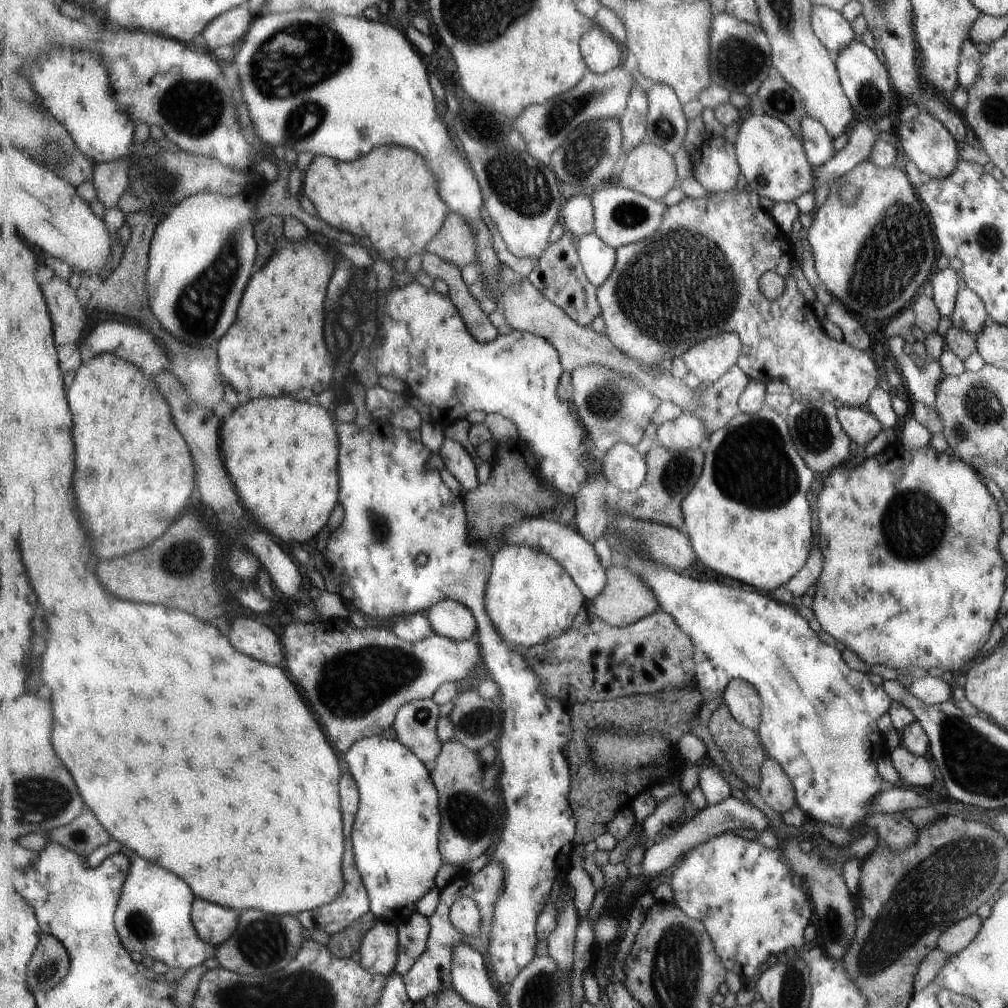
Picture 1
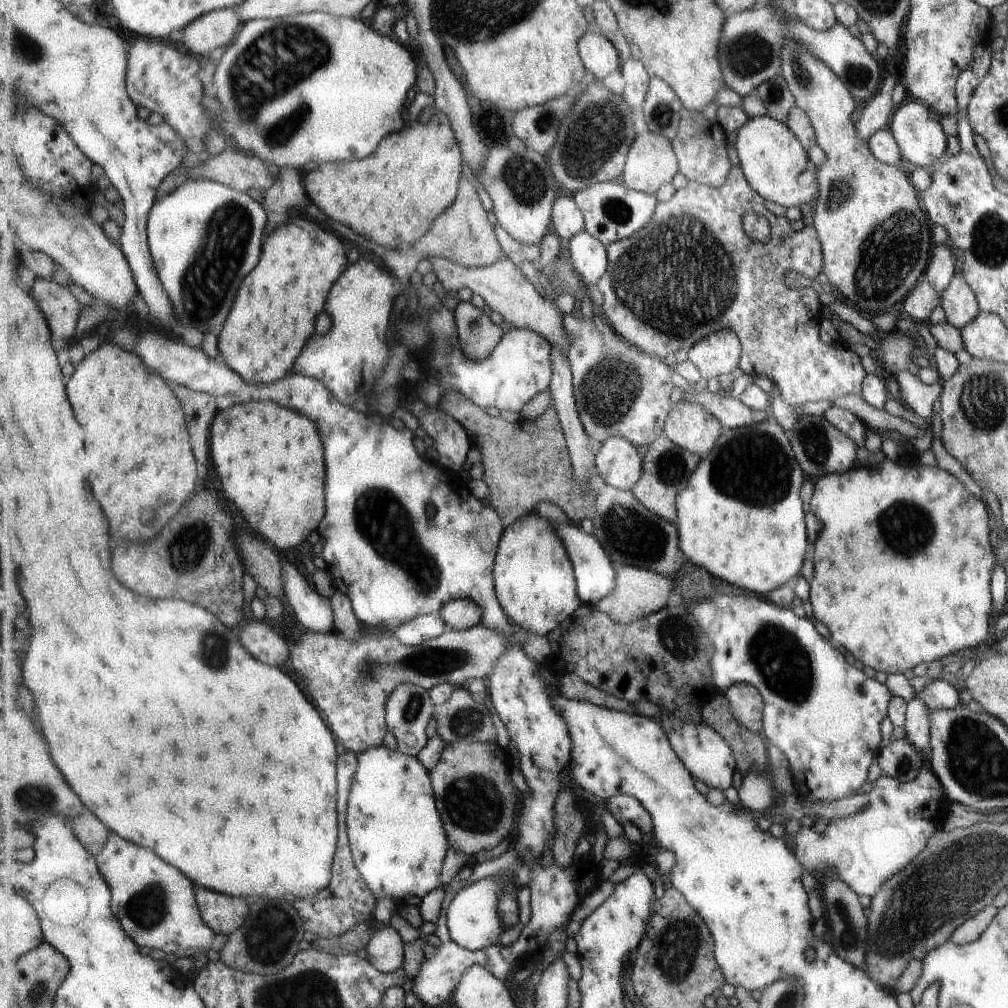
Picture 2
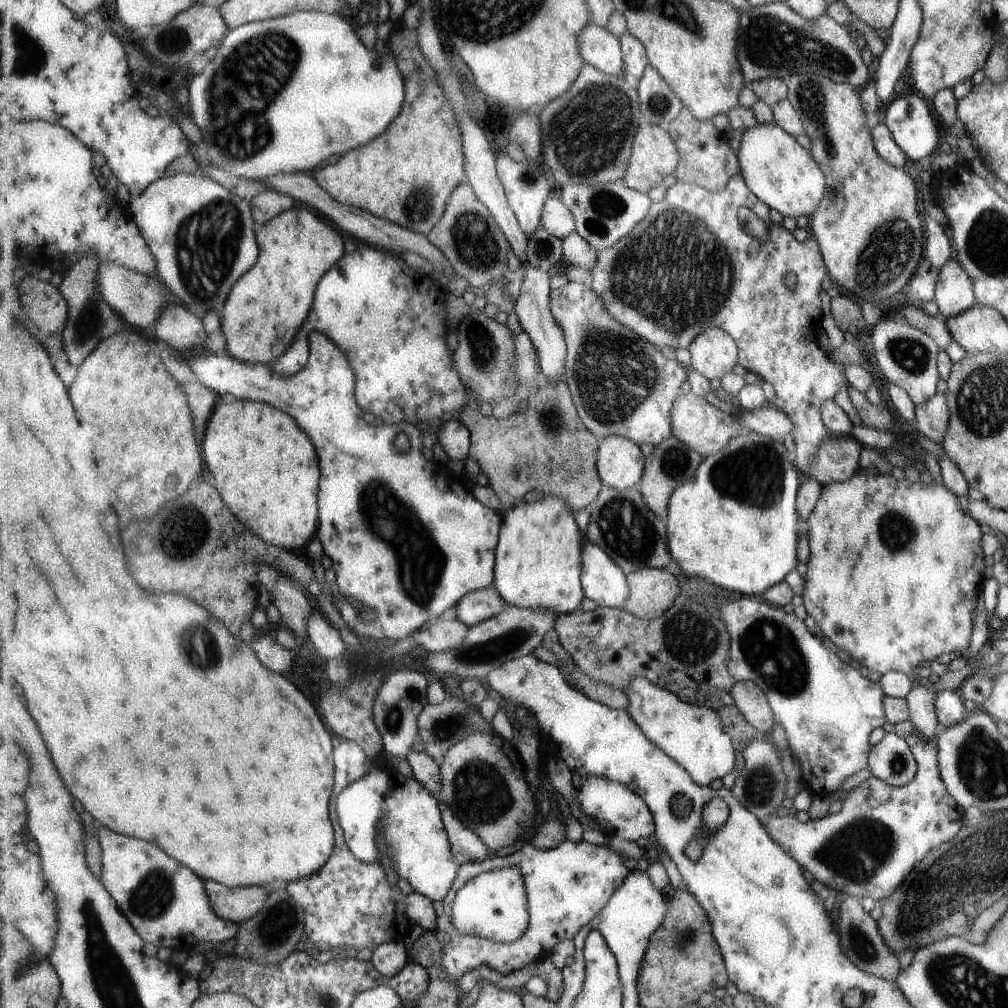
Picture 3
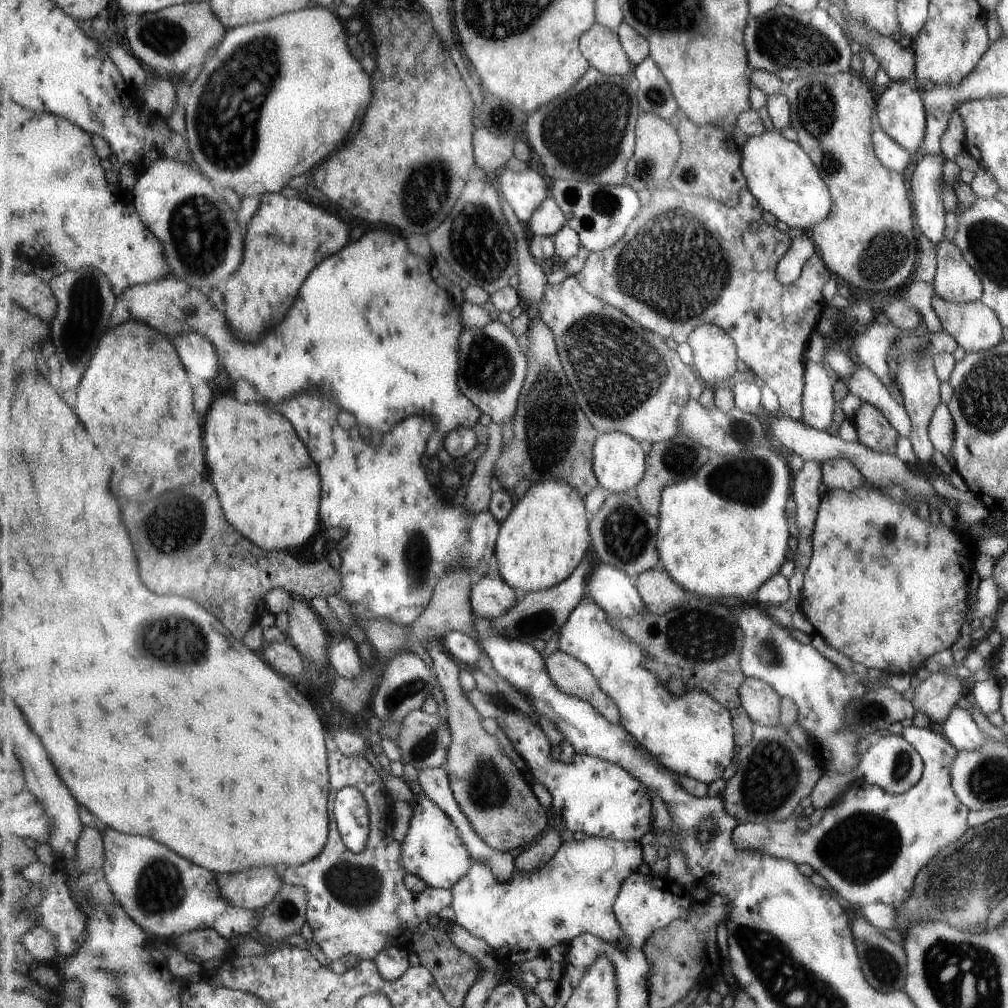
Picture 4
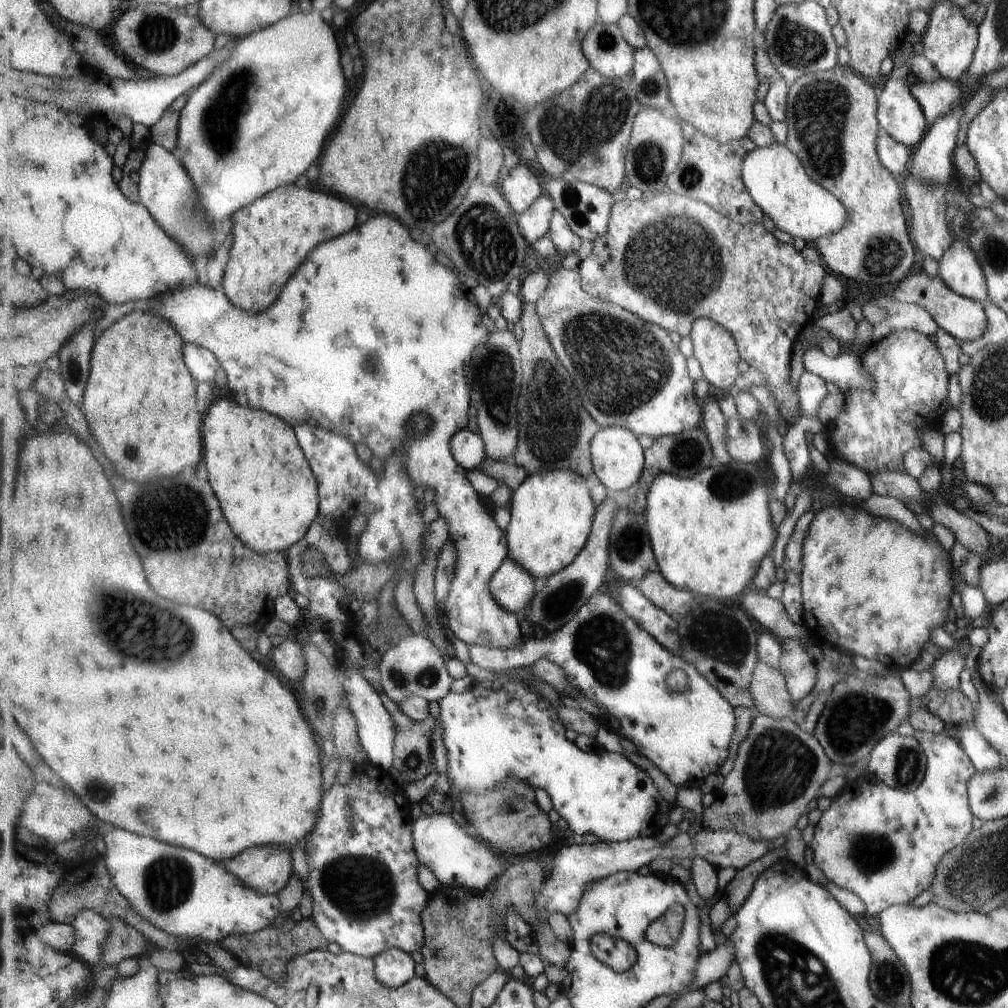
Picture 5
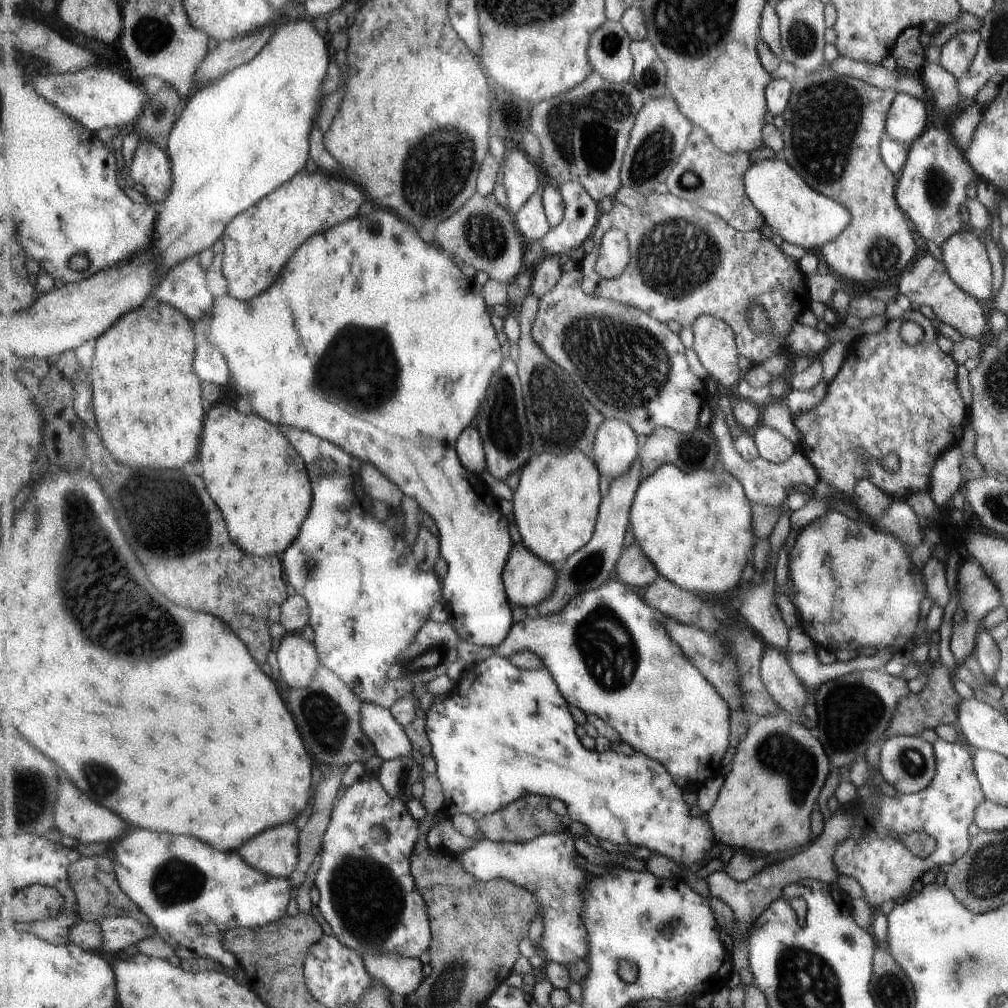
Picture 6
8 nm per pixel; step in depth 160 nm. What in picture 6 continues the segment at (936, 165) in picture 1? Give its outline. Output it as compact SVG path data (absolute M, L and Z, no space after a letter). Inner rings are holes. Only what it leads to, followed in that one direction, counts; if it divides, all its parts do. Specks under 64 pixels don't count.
M920 27L905 28L896 38L890 55L901 71L917 74L918 69L925 63L925 50L918 39L921 31ZM897 93L887 111L884 131L904 146L909 146L925 130L925 106L913 95Z

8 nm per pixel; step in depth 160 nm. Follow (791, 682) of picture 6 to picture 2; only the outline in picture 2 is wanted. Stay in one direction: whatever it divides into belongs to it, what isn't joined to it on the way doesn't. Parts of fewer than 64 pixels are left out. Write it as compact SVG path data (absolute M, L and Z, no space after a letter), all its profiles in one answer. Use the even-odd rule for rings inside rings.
M735 683L725 692L736 719L757 734L764 729L764 698L760 690L749 683Z

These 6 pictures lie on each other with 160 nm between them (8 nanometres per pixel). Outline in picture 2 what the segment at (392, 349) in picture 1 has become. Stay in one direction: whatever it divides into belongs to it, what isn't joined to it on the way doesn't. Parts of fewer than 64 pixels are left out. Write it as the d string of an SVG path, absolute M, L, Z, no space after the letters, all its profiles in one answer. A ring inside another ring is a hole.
M442 305L439 306L437 310L432 311L421 311L423 316L427 316L427 324L431 326L431 328L425 328L425 330L431 330L433 332L433 336L435 336L435 348L433 348L433 356L431 356L431 362L429 364L433 366L433 375L436 377L440 384L440 388L442 389L442 395L444 395L447 391L450 392L451 389L460 390L471 402L477 403L479 406L483 408L489 408L489 406L497 407L499 410L513 410L515 412L521 412L521 408L523 408L523 404L527 404L535 394L539 394L539 392L545 392L549 388L550 380L553 374L552 371L552 342L549 342L549 339L546 339L542 334L539 334L537 331L527 330L527 329L511 329L507 331L503 335L503 340L499 343L499 346L495 347L495 350L491 353L491 356L484 361L472 361L468 359L461 350L460 347L460 338L458 337L458 330L456 325L456 315L454 311L447 310L447 308L443 308Z

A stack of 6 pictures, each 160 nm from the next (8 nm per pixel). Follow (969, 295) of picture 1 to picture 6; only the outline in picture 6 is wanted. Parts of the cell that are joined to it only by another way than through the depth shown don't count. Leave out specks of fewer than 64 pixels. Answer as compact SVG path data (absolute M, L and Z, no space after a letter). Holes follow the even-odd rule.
M963 226L943 241L941 262L949 278L975 300L991 298L991 267L978 232Z

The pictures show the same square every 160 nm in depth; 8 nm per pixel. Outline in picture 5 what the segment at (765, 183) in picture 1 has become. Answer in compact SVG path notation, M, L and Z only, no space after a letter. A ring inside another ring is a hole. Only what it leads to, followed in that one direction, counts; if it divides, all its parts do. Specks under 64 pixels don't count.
M773 143L748 152L742 177L753 200L764 210L777 228L811 244L844 228L846 210L839 200L817 183L809 180L796 155L786 144Z

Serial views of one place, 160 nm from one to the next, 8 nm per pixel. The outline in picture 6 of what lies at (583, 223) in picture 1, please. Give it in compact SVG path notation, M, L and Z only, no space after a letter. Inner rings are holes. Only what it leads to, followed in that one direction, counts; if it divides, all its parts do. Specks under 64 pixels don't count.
M541 186L537 194L532 196L514 215L521 237L525 236L529 240L539 241L552 229L544 207L543 193L544 187Z

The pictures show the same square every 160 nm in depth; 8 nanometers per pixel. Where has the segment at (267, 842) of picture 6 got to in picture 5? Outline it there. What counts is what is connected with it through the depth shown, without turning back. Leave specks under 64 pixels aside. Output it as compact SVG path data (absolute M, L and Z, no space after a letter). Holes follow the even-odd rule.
M265 845L243 850L223 866L257 893L278 895L288 885L293 872L290 849Z

